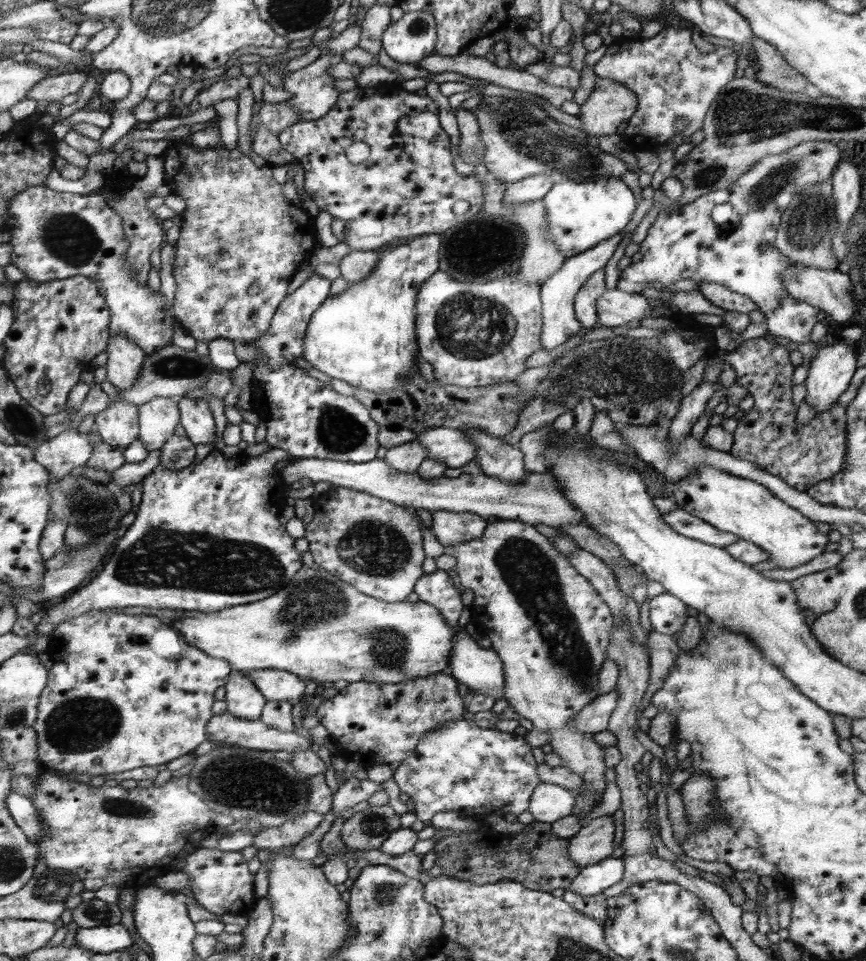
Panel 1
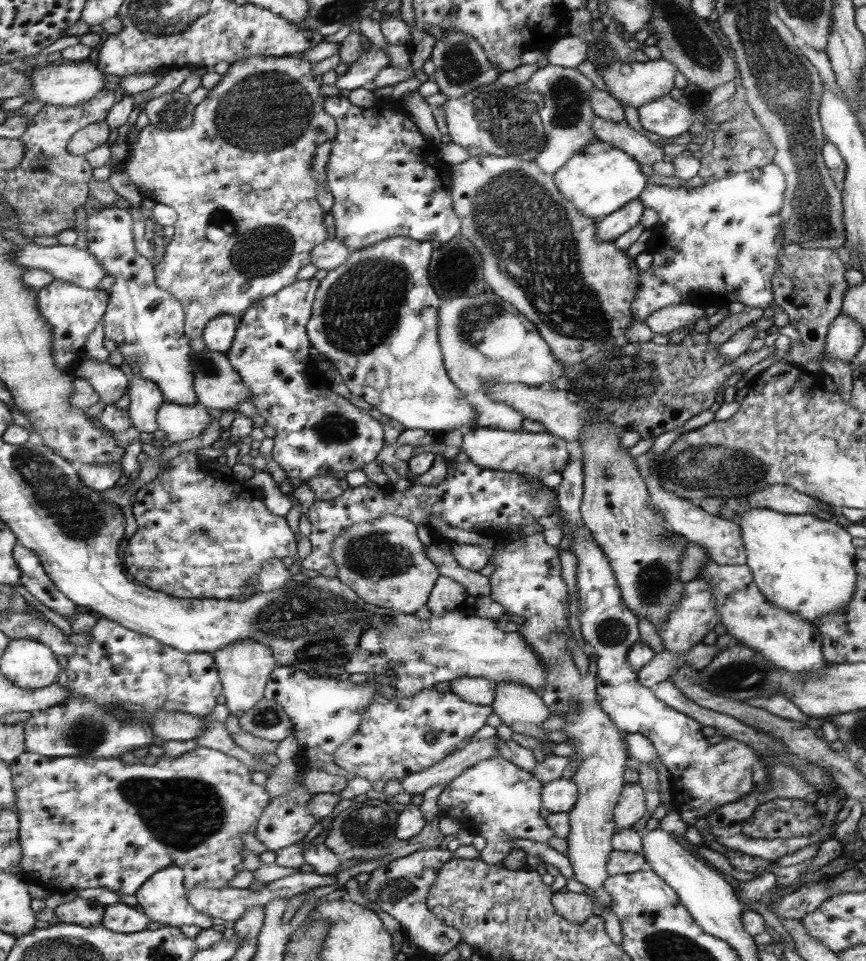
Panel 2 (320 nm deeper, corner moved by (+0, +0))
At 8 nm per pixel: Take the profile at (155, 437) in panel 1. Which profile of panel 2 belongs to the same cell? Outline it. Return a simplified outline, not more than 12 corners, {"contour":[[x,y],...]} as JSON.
{"contour":[[171,403],[157,412],[160,439],[182,443],[211,423],[208,410]]}

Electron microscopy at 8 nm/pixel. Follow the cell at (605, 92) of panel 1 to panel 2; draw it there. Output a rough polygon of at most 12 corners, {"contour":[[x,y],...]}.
{"contour":[[668,60],[596,67],[623,104],[650,104],[675,92]]}

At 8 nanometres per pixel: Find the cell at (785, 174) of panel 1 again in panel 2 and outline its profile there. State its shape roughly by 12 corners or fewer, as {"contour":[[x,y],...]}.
{"contour":[[785,174],[648,184],[642,321],[773,301]]}

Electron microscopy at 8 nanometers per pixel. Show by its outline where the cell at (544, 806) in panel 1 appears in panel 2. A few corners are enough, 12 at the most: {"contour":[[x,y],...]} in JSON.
{"contour":[[564,777],[543,784],[542,808],[570,813],[578,787]]}

